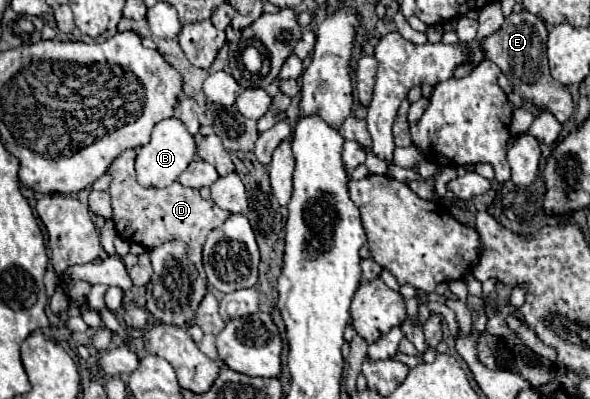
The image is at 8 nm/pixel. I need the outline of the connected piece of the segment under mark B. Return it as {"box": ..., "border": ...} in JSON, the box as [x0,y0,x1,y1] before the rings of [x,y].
{"box":[136,118,196,188],"border":[[[166,118],[154,126],[152,140],[138,150],[136,156],[136,174],[138,182],[146,188],[166,188],[178,180],[178,176],[194,162],[196,156],[196,142],[186,126],[178,118]]]}

